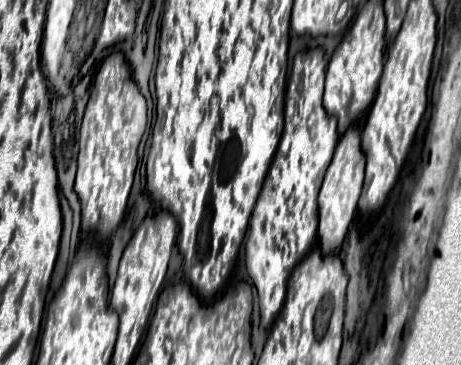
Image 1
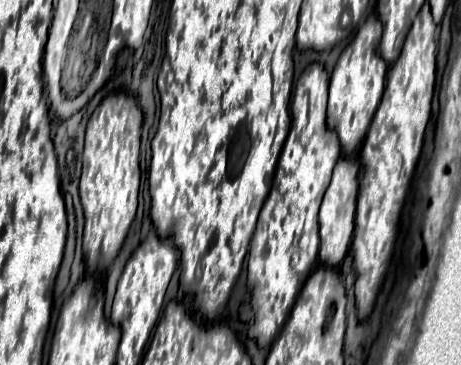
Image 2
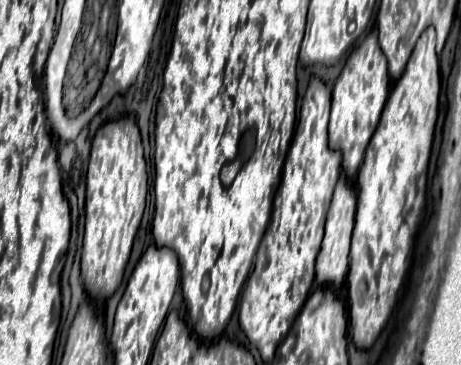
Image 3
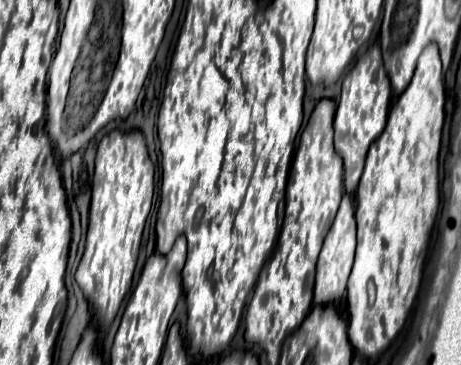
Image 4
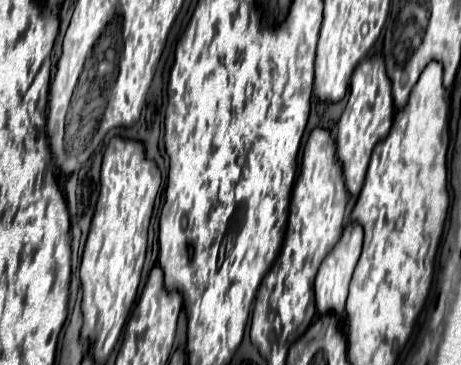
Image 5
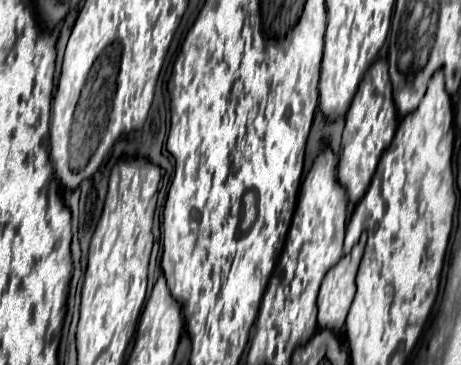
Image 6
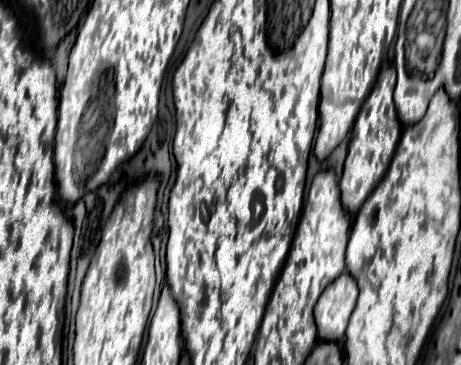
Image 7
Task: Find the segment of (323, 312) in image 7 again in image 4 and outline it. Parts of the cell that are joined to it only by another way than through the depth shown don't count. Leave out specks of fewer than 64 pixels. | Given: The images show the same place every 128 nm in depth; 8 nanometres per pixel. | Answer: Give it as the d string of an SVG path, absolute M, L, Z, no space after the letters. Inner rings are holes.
M344 194L340 210L336 214L336 220L324 240L318 268L316 268L316 284L314 284L314 304L336 304L342 300L346 292L346 280L350 276L352 264L354 264L354 252L356 252L356 220L354 220L354 204L348 194Z

